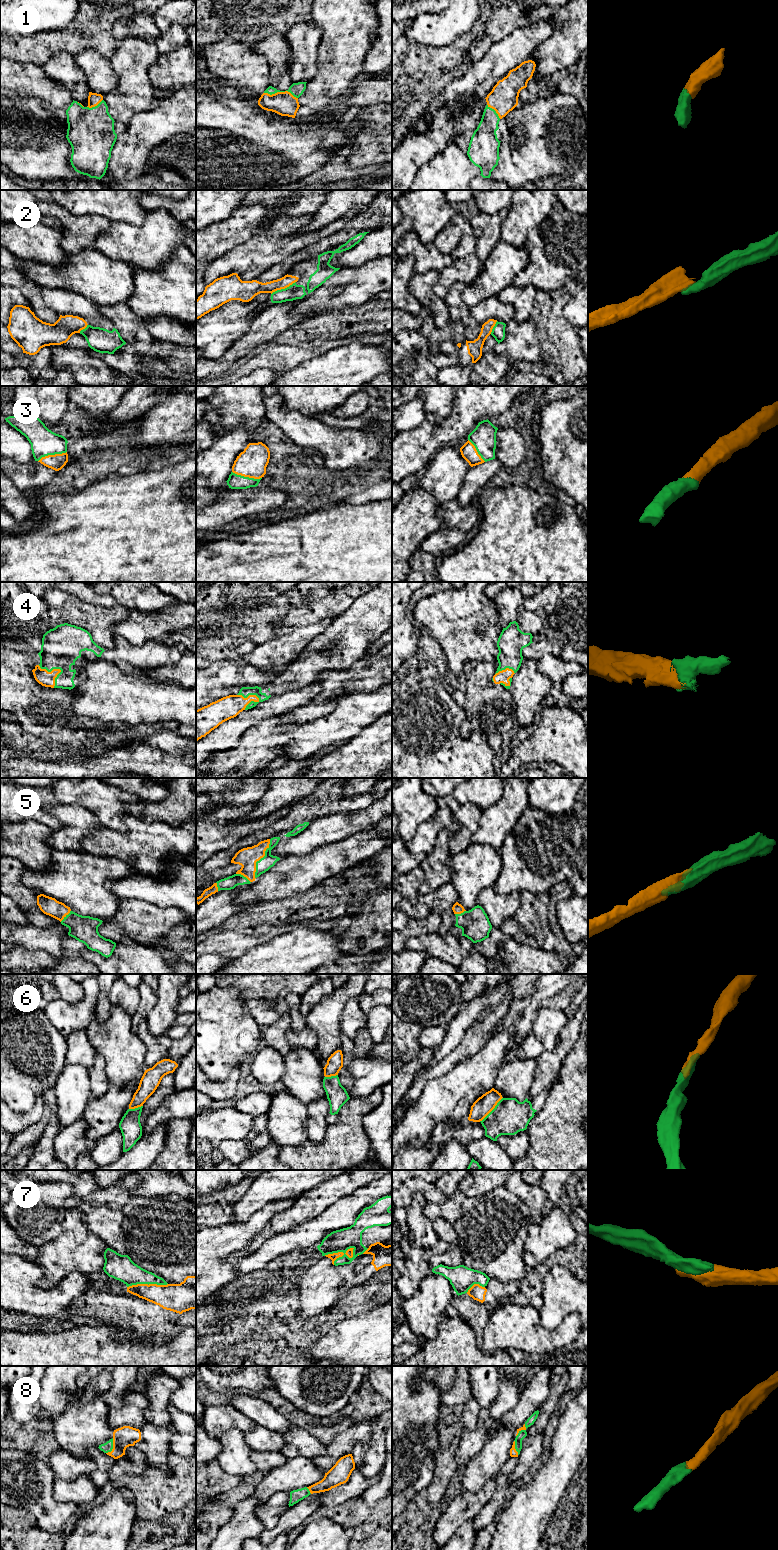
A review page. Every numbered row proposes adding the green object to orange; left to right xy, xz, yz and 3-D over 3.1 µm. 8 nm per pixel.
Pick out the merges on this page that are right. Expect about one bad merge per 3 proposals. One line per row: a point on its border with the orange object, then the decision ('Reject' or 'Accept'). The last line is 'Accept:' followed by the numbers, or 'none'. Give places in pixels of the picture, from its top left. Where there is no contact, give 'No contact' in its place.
1: Touches orange at xz (281, 92). Accept
2: Touches orange at xz (283, 288). Reject
3: Touches orange at xz (247, 476). Accept
4: Touches orange at xz (249, 695). Accept
5: Touches orange at xz (260, 858). Accept
6: Touches orange at yz (491, 1110). Reject
7: Touches orange at xz (339, 1252). Reject
8: Touches orange at xy (113, 1447). Accept
Accept: 1, 3, 4, 5, 8

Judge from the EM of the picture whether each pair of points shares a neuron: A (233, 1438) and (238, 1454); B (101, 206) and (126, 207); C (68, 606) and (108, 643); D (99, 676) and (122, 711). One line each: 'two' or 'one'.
A: one
B: one
C: one
D: one

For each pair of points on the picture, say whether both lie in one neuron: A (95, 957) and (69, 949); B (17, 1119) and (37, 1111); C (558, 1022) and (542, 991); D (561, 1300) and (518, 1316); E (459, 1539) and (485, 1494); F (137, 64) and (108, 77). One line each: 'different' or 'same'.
A: different
B: same
C: different
D: different
E: different
F: different

